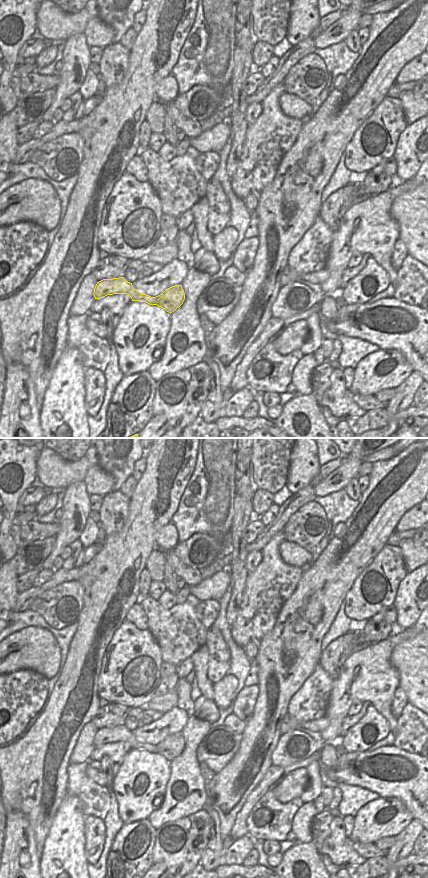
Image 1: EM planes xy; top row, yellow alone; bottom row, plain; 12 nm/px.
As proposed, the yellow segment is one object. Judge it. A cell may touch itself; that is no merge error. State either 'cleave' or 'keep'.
cleave

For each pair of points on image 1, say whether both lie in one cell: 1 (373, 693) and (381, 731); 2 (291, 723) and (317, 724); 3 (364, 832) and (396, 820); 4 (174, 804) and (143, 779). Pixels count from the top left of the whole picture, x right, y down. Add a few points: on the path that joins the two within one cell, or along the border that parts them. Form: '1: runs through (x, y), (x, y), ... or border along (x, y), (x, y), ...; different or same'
1: border along (371, 705), (385, 719), (389, 731); different
2: runs through (297, 725), (311, 725); same
3: runs through (372, 825), (388, 823); same
4: border along (170, 772), (165, 791), (149, 814); different

